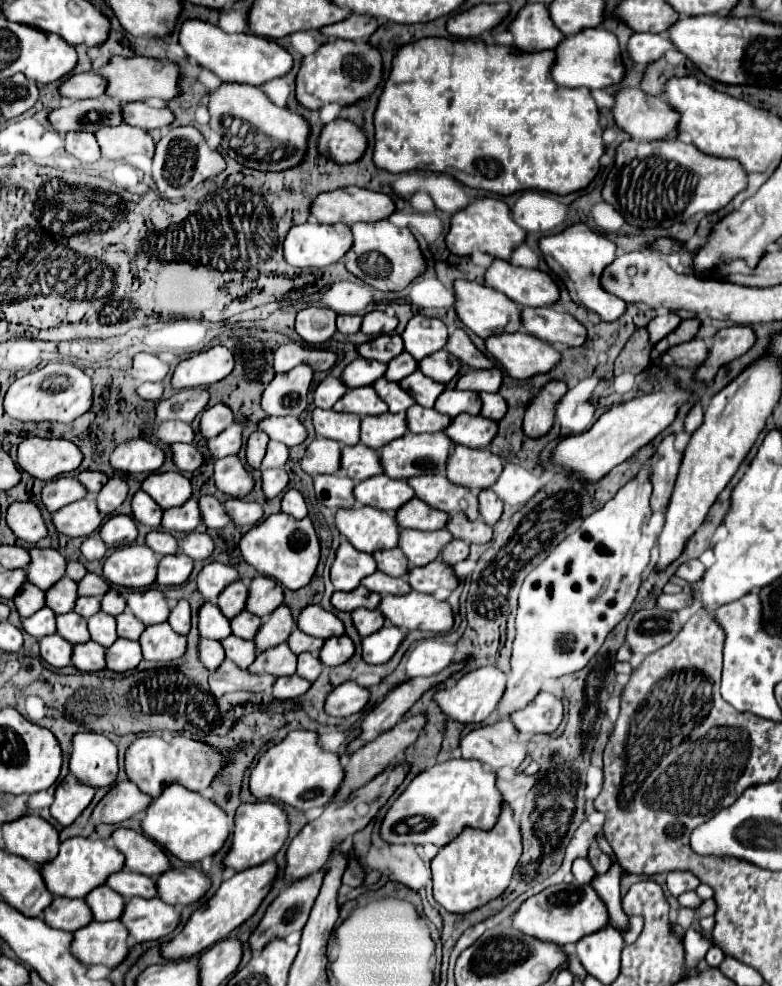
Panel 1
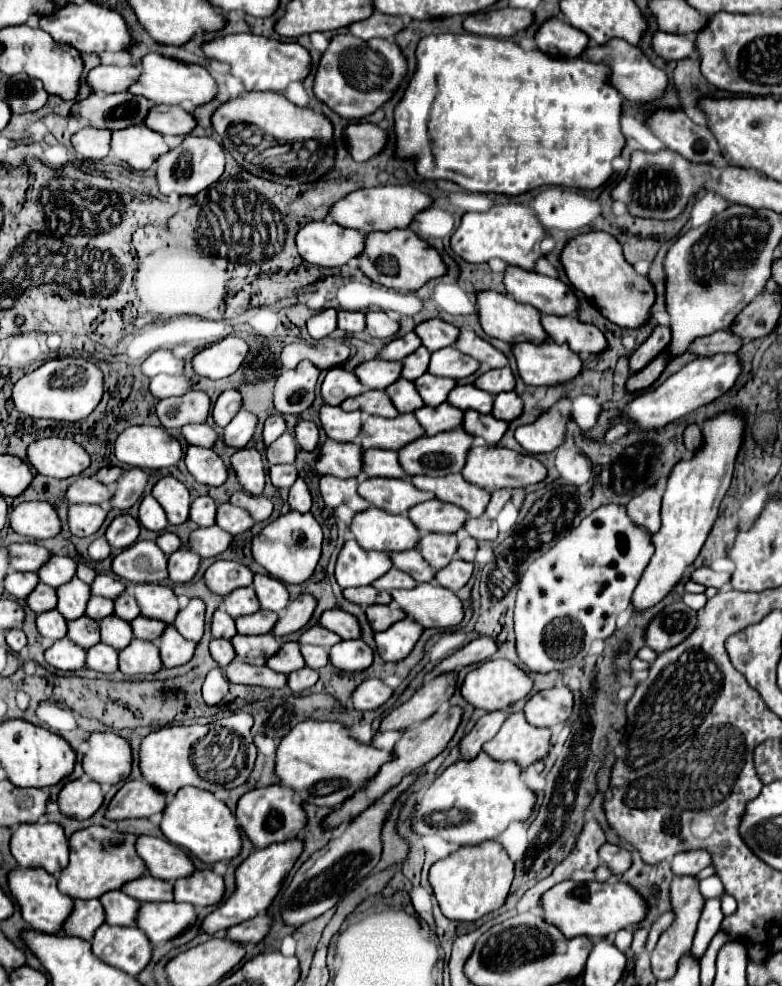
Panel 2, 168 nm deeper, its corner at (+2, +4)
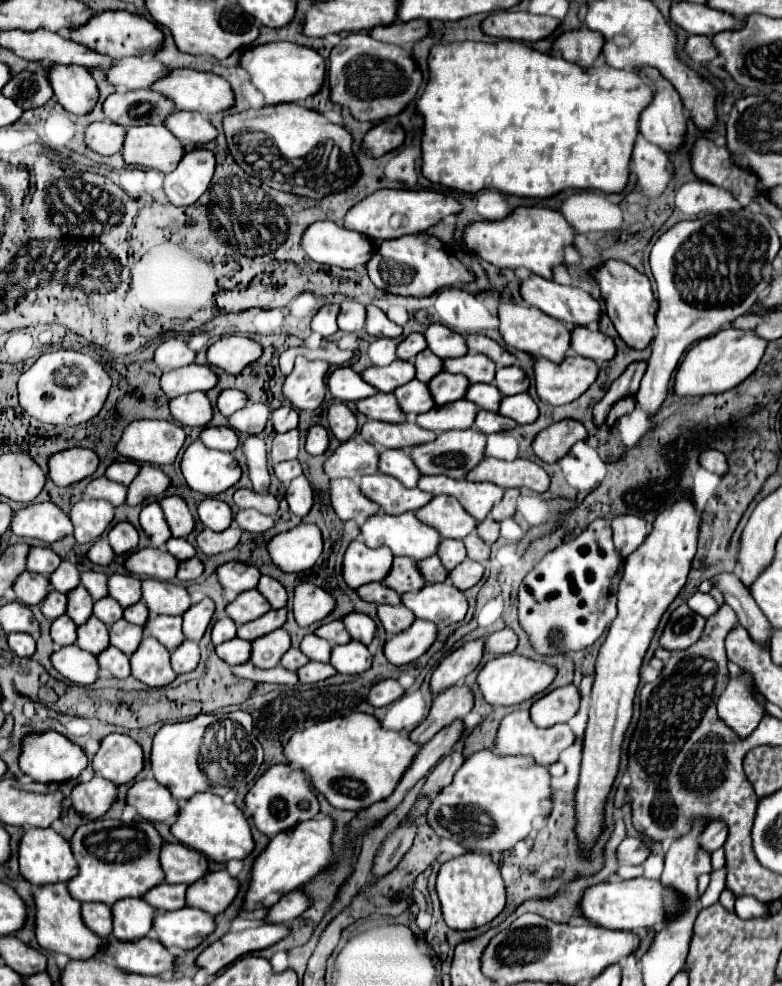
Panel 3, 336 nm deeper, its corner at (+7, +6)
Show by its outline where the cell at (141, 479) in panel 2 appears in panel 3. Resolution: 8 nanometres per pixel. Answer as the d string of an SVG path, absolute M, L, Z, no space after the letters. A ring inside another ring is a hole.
M143 465L139 475L127 487L127 505L139 505L149 497L157 497L169 487L169 477L153 465Z

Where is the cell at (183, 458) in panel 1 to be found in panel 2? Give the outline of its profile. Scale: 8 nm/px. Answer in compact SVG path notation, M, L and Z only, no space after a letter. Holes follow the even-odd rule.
M190 445L184 461L186 461L186 467L192 473L192 477L202 485L220 487L228 479L228 467L212 449Z

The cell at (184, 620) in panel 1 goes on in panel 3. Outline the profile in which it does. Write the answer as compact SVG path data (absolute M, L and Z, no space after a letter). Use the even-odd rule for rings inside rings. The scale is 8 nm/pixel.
M203 599L195 605L191 605L185 613L183 613L183 635L185 639L191 641L199 641L213 617L215 611L215 603L211 599Z

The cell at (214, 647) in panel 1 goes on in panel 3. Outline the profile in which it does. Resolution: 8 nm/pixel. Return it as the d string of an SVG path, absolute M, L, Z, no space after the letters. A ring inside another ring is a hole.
M235 637L233 641L225 641L225 643L217 645L215 651L217 651L217 655L225 663L229 663L229 665L241 665L241 663L245 663L249 659L251 645L249 645L249 641L243 641L243 639Z

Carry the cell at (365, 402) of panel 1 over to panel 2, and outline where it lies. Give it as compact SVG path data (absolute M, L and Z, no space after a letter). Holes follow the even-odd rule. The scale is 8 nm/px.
M364 391L358 397L346 399L340 405L344 411L364 411L368 415L378 415L378 417L396 417L398 411L392 405L392 401L388 399L388 395L384 391Z

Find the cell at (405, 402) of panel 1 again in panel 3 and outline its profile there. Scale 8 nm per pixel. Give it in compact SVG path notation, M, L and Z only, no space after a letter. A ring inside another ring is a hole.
M411 379L409 383L397 387L393 391L393 395L397 397L397 403L403 409L403 413L407 415L407 419L413 419L415 415L425 413L435 407L431 395L427 393L427 385L417 379Z

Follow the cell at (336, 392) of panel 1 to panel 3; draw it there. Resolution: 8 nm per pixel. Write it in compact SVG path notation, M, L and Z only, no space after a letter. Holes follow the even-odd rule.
M337 367L327 377L327 389L335 401L343 401L343 403L353 403L377 393L351 367Z

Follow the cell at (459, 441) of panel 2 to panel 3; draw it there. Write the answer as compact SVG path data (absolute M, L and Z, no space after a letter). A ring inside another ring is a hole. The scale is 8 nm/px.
M465 429L465 431L447 431L437 435L435 441L413 445L411 447L411 459L415 461L417 469L425 475L447 475L453 479L465 477L469 469L473 469L485 453L485 435L479 429Z

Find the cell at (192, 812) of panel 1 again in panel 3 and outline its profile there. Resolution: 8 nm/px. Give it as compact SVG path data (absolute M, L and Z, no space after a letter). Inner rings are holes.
M195 793L187 803L183 803L179 807L175 823L171 825L171 833L175 839L179 839L179 843L203 853L205 857L217 863L245 859L255 847L249 821L243 815L243 811L235 805L223 803L223 799L213 793Z

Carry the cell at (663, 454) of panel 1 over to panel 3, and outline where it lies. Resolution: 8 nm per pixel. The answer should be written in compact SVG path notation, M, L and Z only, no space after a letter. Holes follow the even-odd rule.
M617 515L611 521L613 541L623 555L633 553L647 537L647 521L637 515Z

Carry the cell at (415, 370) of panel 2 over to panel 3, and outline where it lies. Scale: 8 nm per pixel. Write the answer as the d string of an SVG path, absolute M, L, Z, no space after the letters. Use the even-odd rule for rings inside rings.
M423 349L421 353L415 355L415 379L427 383L441 369L443 369L443 361L435 357L429 349Z

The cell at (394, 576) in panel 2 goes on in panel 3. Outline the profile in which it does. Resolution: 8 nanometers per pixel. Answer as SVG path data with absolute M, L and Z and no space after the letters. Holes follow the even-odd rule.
M395 557L389 575L381 583L399 593L419 591L425 585L423 575L417 569L417 563L409 557Z

